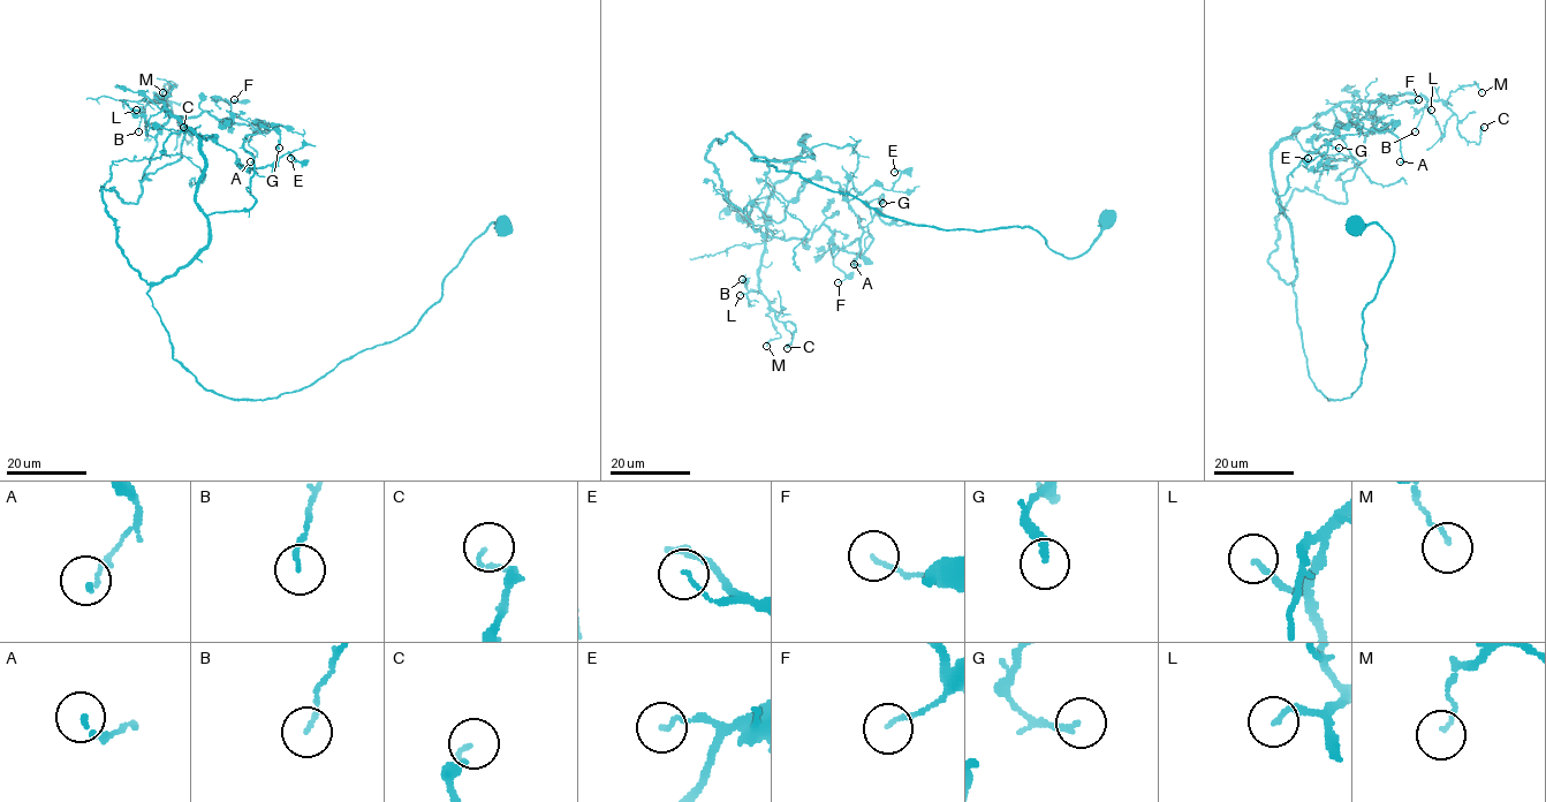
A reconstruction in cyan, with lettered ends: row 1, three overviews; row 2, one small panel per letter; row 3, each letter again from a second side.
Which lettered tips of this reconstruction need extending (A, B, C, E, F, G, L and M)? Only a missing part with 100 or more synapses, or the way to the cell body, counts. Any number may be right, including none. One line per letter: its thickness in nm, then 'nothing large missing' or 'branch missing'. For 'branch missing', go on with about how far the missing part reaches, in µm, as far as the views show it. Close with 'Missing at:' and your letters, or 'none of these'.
A: 130 nm | nothing large missing
B: 110 nm | nothing large missing
C: 100 nm | nothing large missing
E: 110 nm | nothing large missing
F: 120 nm | nothing large missing
G: 200 nm | nothing large missing
L: 160 nm | nothing large missing
M: 100 nm | nothing large missing
Missing at: none of these

